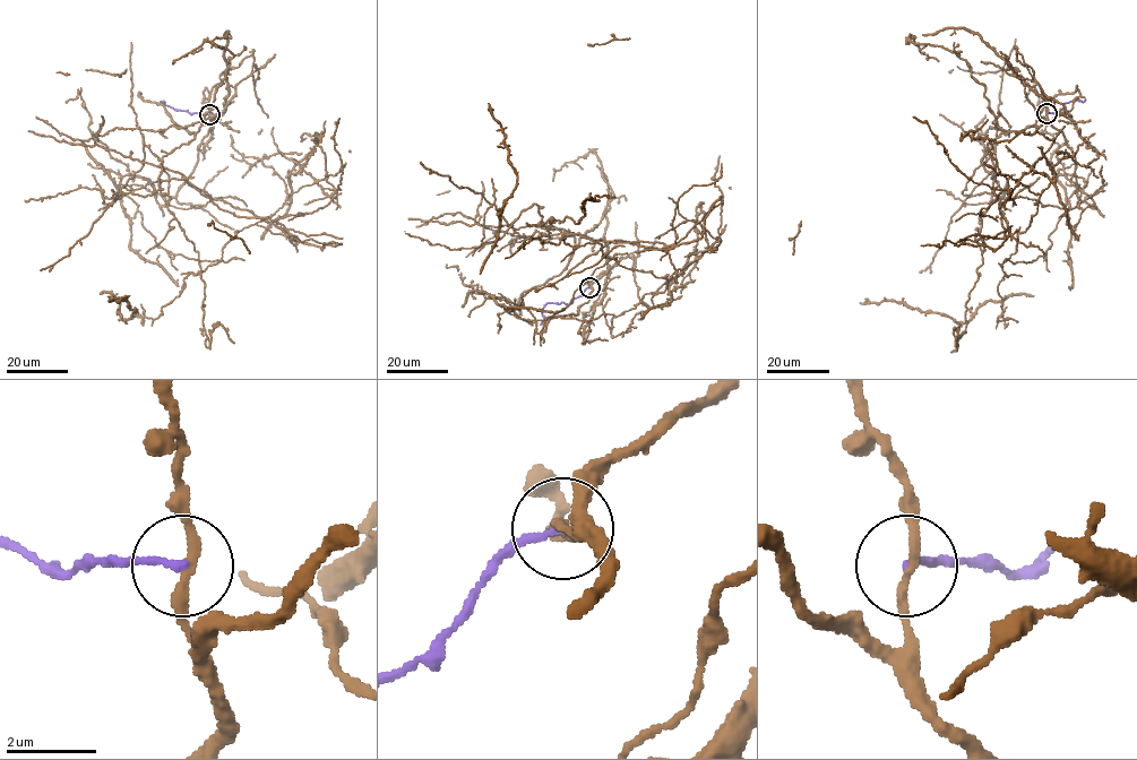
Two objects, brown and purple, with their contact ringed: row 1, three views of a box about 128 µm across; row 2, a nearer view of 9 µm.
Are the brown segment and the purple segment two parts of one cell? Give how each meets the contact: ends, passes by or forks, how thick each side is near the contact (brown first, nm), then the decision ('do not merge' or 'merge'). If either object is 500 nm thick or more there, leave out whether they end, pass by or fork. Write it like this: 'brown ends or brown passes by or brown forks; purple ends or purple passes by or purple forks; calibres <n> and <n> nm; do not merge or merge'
brown passes by; purple ends; calibres 220 and 150 nm; do not merge

